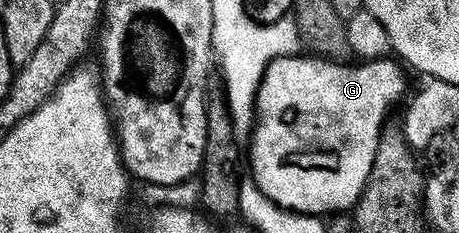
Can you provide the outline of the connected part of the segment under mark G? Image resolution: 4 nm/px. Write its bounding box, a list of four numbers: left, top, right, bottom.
[249,55,406,215]

